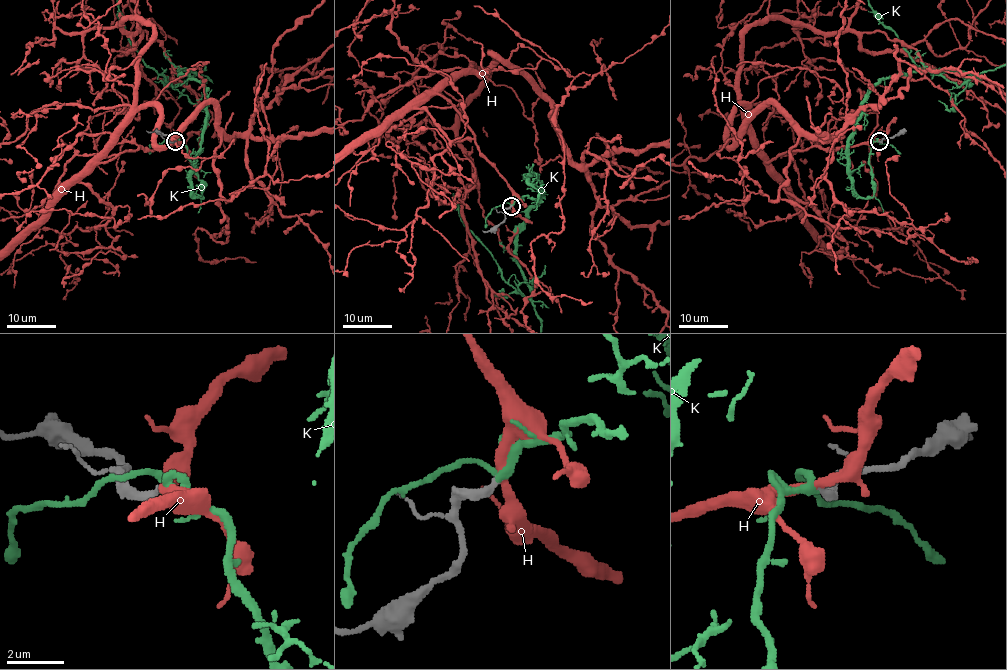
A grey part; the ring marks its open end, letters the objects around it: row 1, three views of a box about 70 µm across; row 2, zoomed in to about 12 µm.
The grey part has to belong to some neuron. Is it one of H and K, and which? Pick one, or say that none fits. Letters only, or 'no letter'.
K

